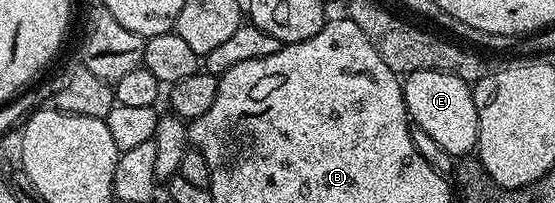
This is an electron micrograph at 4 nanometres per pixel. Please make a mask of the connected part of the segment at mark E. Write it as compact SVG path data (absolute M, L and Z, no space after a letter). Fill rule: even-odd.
M422 70L402 79L403 99L410 121L420 126L445 152L452 156L467 156L479 145L479 121L472 87L452 74L440 70Z

